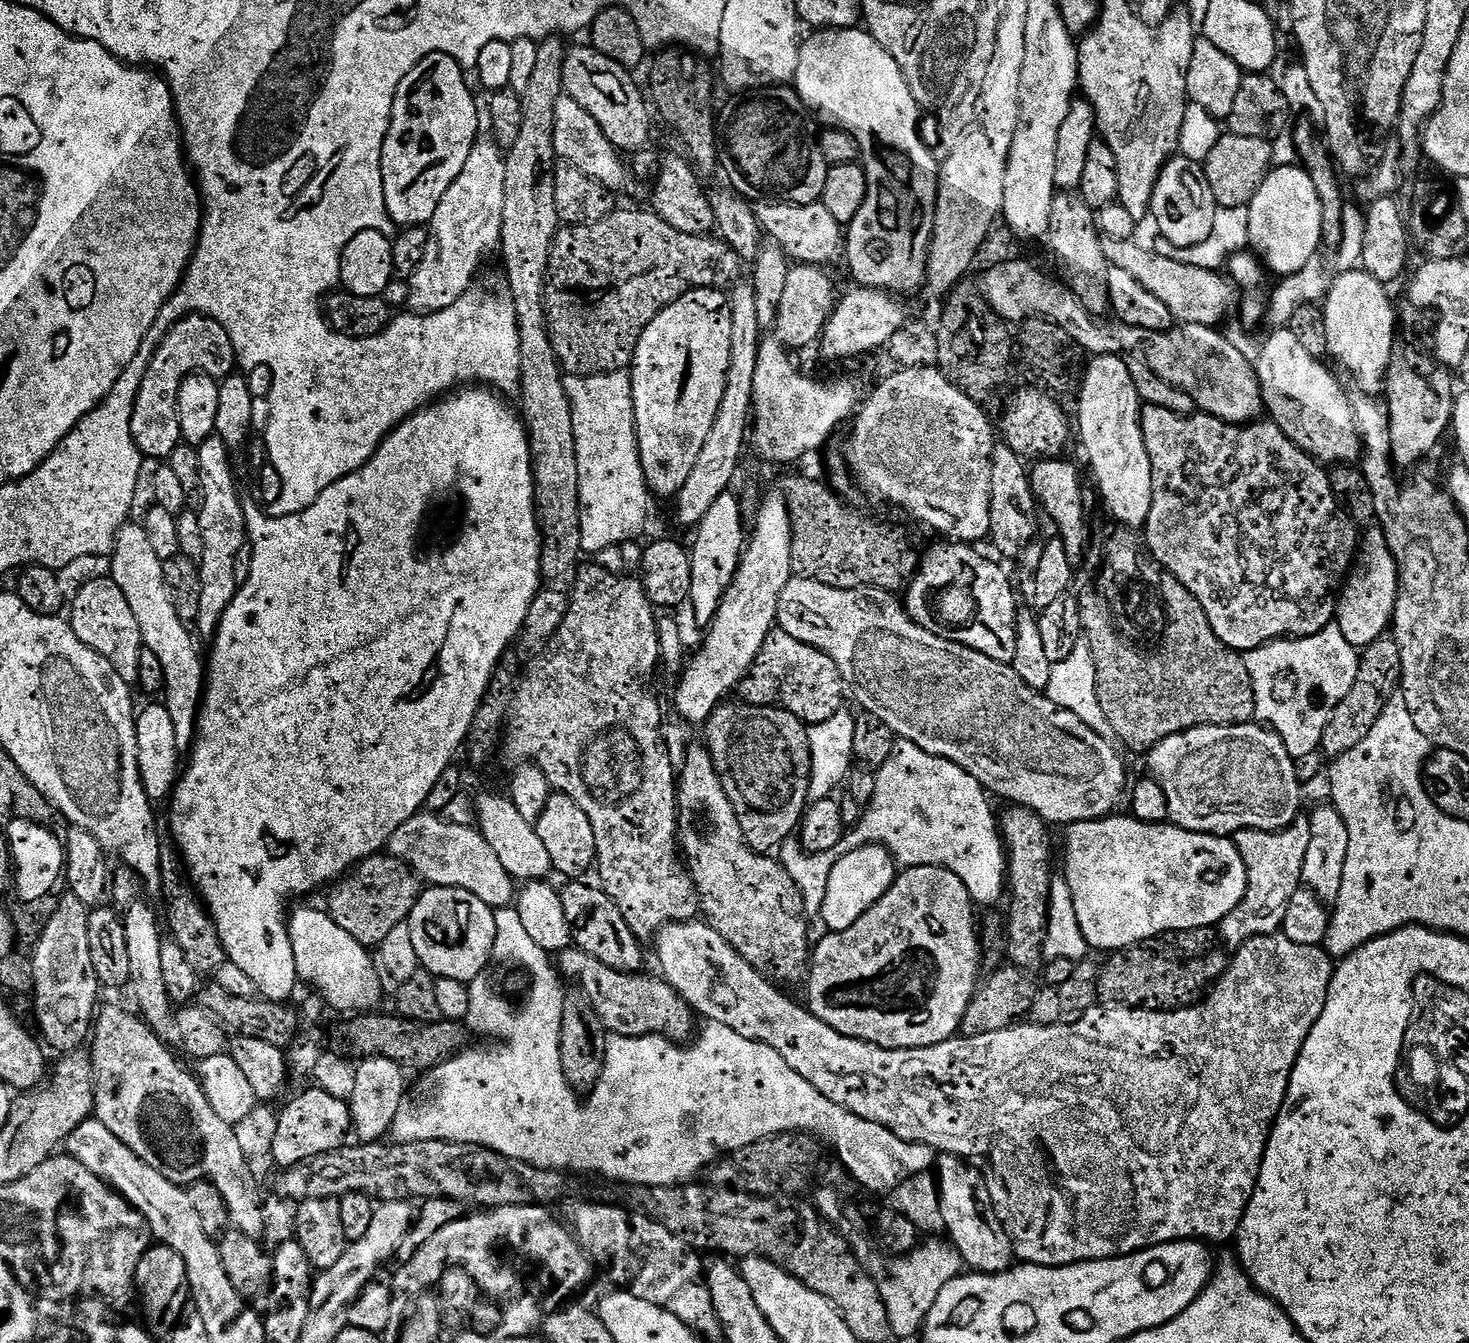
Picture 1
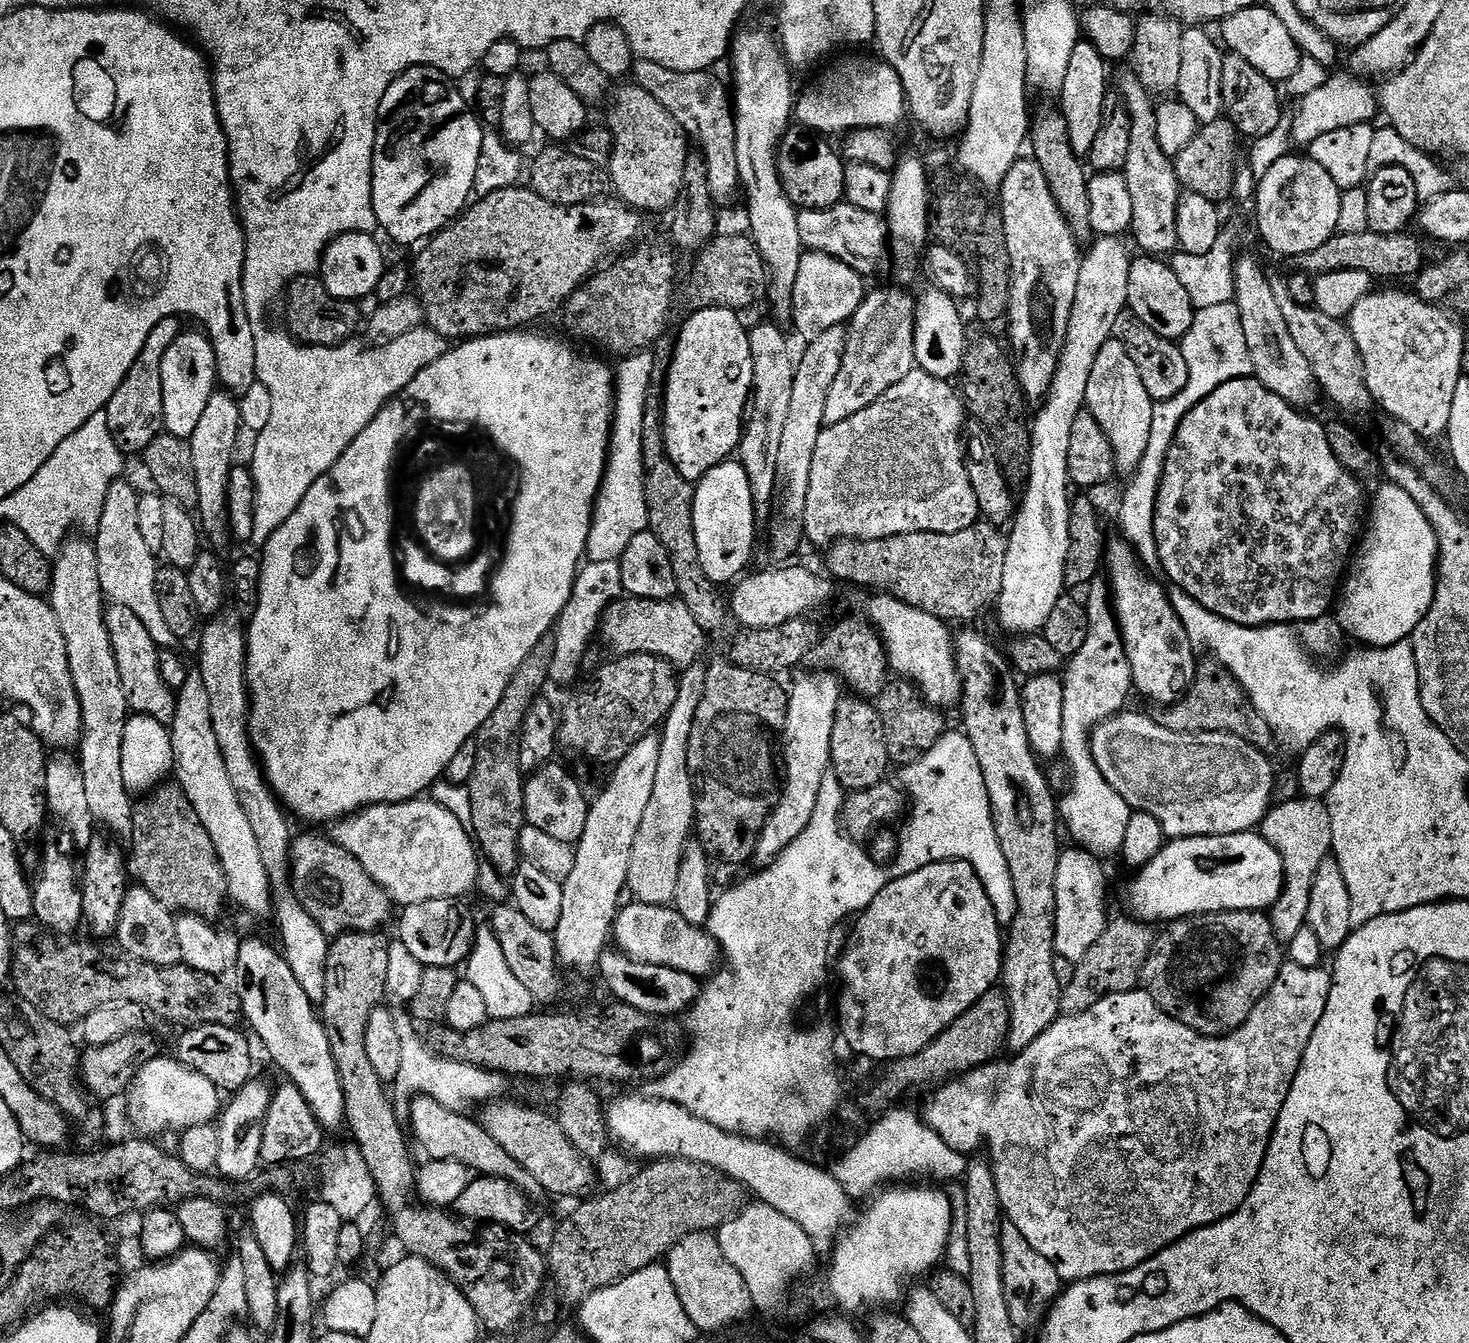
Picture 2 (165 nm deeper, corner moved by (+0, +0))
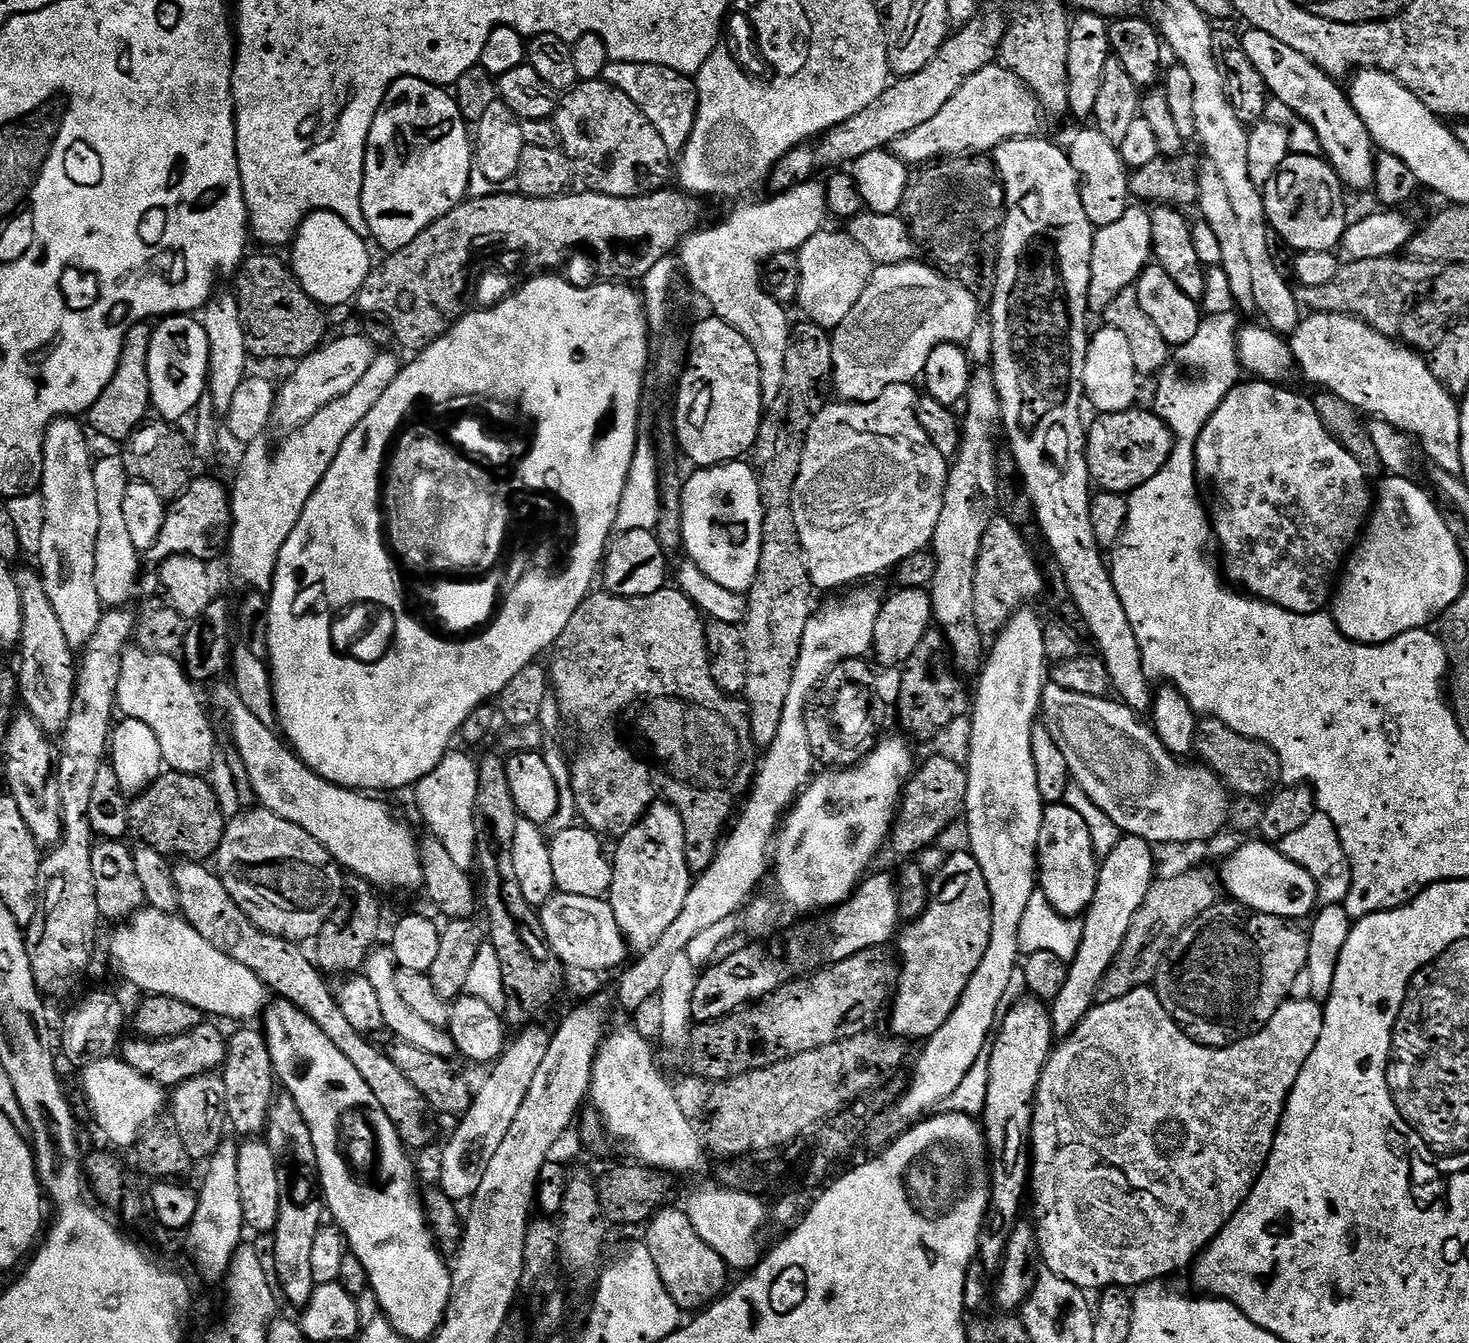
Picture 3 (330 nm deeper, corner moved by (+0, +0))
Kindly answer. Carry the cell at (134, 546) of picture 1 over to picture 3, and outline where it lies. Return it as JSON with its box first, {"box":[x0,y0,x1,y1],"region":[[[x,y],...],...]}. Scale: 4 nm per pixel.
{"box":[94,456,142,610],"region":[[[108,456],[105,460],[97,459],[95,461],[94,483],[95,491],[98,493],[99,507],[99,529],[97,540],[97,561],[95,563],[94,581],[98,586],[98,598],[100,603],[112,610],[120,610],[125,607],[124,604],[136,592],[136,579],[140,576],[140,564],[142,565],[141,553],[136,551],[134,542],[130,539],[130,534],[126,530],[126,521],[122,511],[126,499],[126,490],[130,483],[128,471],[124,468],[123,459]]]}

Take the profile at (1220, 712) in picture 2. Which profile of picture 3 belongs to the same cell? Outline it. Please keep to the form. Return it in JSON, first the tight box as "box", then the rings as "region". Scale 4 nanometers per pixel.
{"box":[1195,718,1281,797],"region":[[[1204,718],[1196,726],[1195,755],[1211,768],[1237,797],[1267,797],[1281,787],[1280,759],[1267,742],[1258,742],[1230,730],[1222,722]]]}

